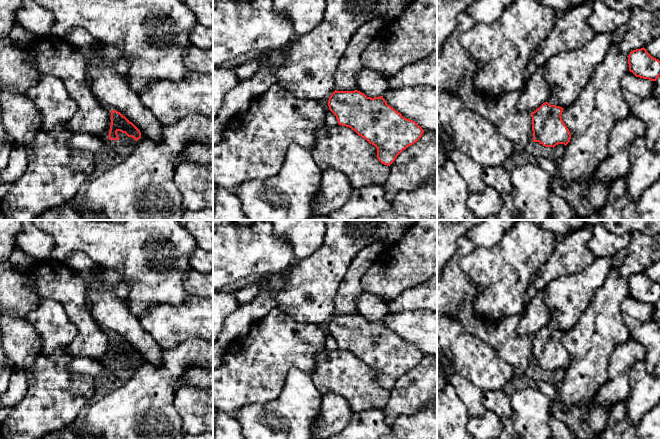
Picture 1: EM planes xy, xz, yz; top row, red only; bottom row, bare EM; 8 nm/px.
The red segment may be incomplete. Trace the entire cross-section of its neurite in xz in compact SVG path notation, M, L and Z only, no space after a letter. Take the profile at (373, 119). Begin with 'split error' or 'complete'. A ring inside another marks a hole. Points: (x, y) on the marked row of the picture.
complete | M335 90L329 97L328 106L336 116L338 124L351 128L374 145L377 148L378 160L387 166L390 166L403 150L416 143L424 133L415 121L405 118L388 105L383 96L371 98L358 90Z

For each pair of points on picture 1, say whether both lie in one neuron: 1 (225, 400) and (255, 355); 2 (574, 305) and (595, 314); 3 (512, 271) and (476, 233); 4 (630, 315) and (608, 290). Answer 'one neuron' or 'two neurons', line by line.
1: one neuron
2: two neurons
3: two neurons
4: two neurons

